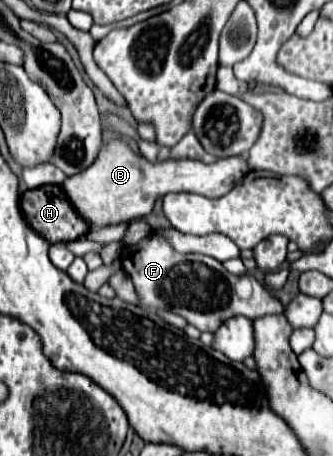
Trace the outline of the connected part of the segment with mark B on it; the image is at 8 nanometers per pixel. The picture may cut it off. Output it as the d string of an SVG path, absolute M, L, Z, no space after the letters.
M108 138L98 152L98 158L86 170L68 176L62 188L66 190L70 202L90 226L108 226L120 222L132 222L148 216L158 198L168 192L194 192L206 198L220 198L228 194L236 180L248 172L246 160L242 156L222 158L212 164L198 160L162 160L150 162L140 152L132 150L128 142L118 138Z

